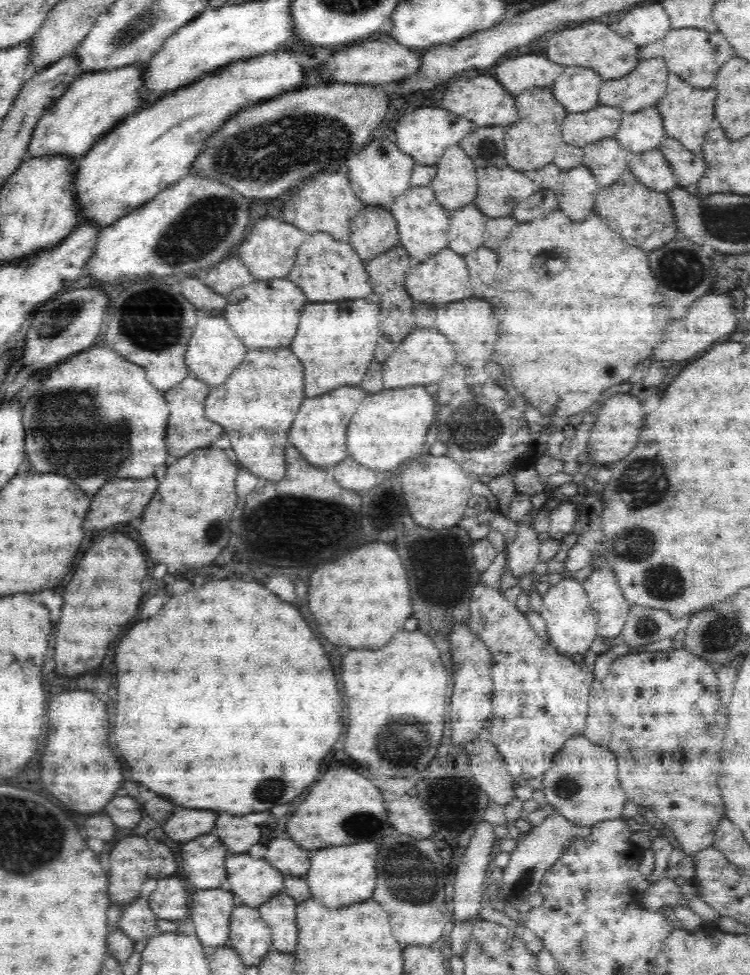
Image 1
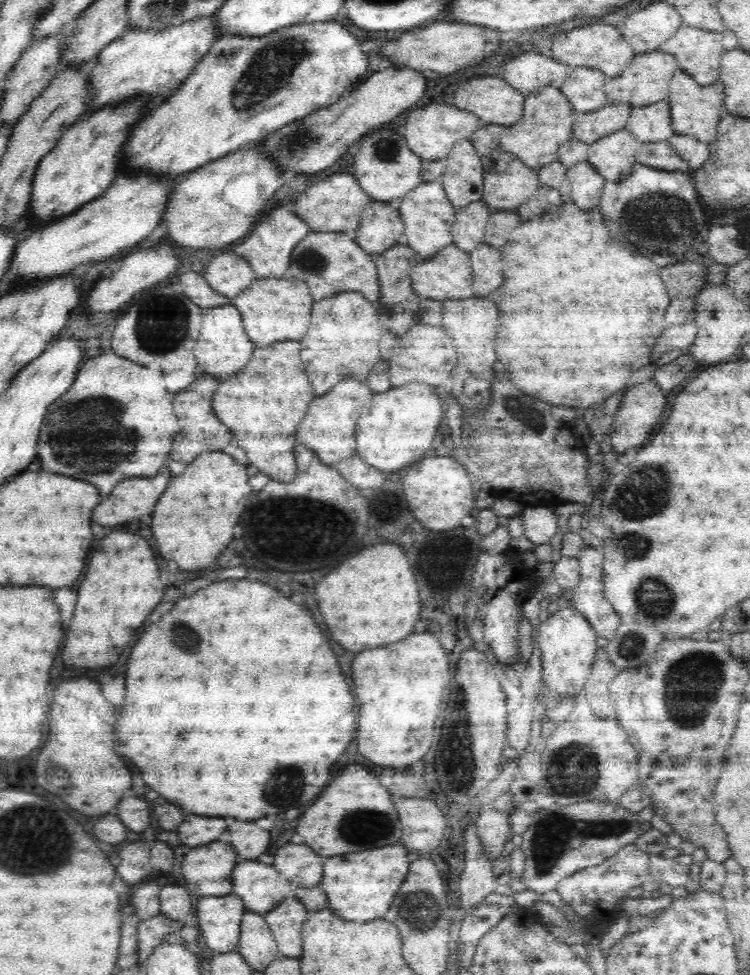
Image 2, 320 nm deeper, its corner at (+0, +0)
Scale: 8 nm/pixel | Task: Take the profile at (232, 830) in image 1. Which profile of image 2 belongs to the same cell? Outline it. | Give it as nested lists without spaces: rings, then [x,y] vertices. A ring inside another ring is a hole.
[[[232,822],[232,844],[240,852],[240,860],[244,858],[258,858],[268,850],[270,832],[258,828],[252,822]]]

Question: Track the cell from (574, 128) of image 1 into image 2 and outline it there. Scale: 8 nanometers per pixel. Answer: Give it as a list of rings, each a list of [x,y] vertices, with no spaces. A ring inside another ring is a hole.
[[[609,103],[595,111],[575,111],[573,136],[591,145],[606,135],[624,129],[631,110],[630,103]]]

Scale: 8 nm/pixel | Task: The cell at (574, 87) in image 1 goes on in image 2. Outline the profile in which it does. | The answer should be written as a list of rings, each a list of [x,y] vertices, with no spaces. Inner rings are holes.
[[[574,67],[574,72],[565,78],[559,89],[574,110],[581,113],[595,111],[610,103],[604,90],[607,79],[601,70]]]

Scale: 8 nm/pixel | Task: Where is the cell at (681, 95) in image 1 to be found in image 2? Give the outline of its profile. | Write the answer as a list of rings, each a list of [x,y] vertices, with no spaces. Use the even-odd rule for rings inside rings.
[[[675,71],[667,100],[670,103],[671,121],[676,134],[690,135],[702,142],[713,143],[717,137],[720,119],[726,113],[724,94],[724,85],[721,82],[703,87],[696,80],[692,80],[692,76],[687,72]]]

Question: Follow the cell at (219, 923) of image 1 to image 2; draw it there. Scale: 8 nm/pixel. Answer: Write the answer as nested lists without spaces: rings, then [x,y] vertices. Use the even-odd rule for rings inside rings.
[[[234,894],[202,897],[198,902],[195,915],[199,930],[214,954],[236,950],[245,913],[244,902]]]

